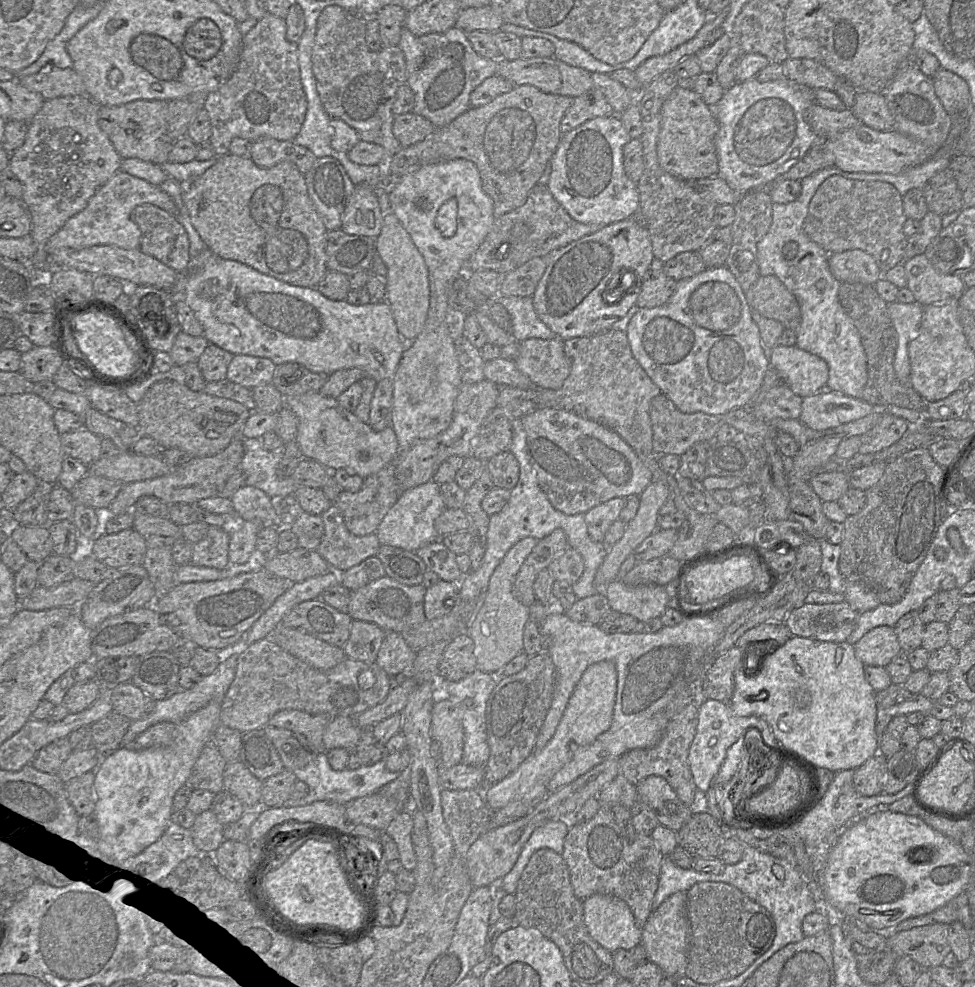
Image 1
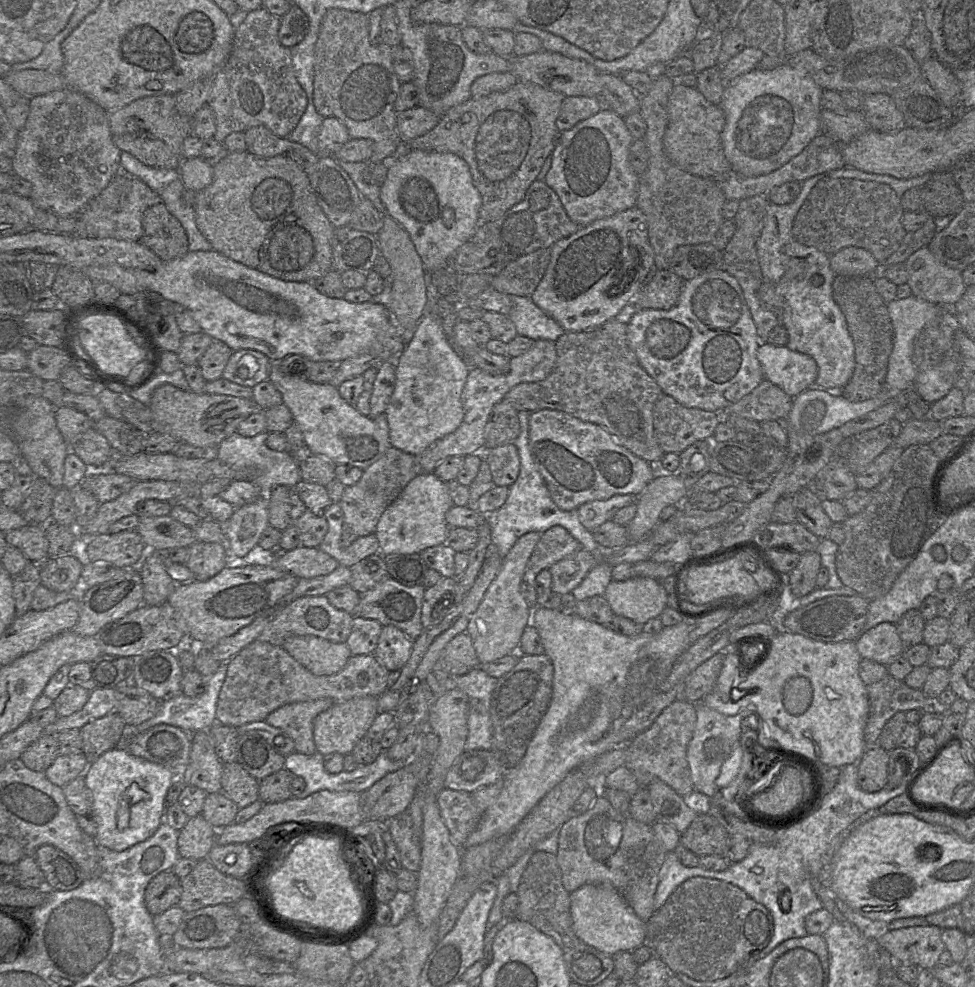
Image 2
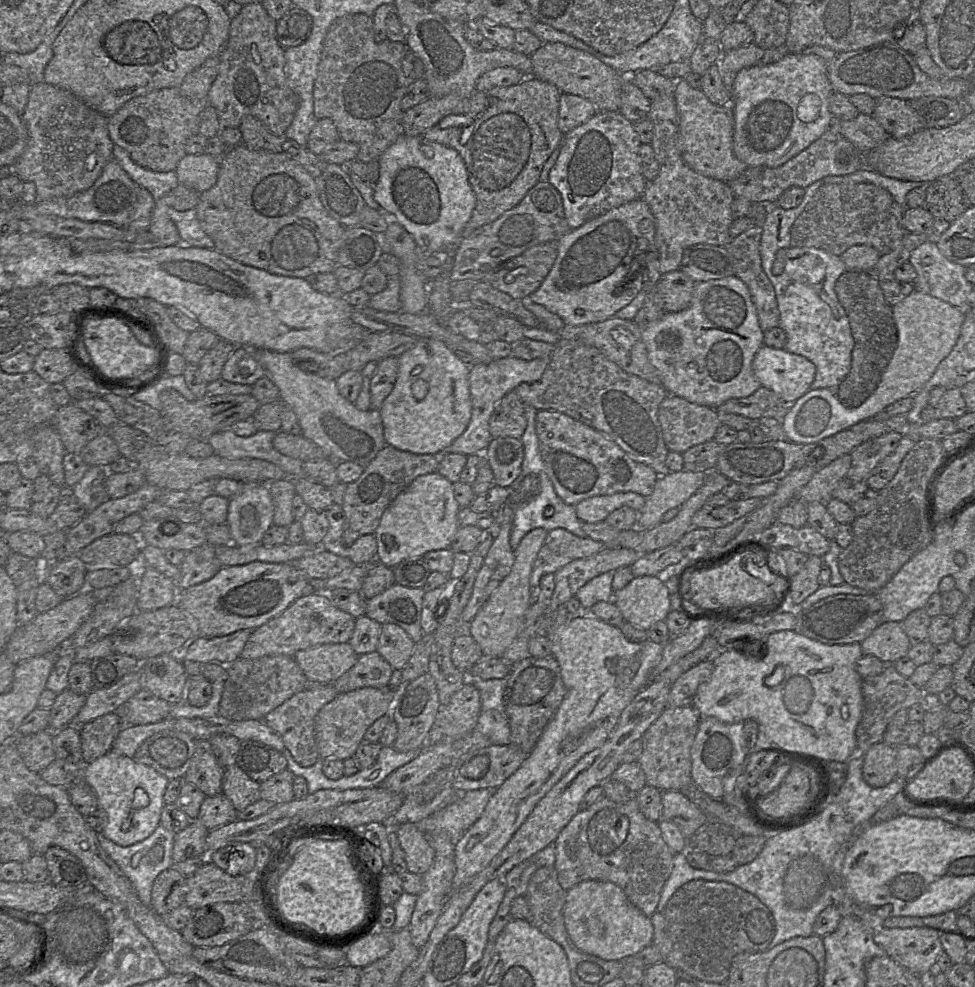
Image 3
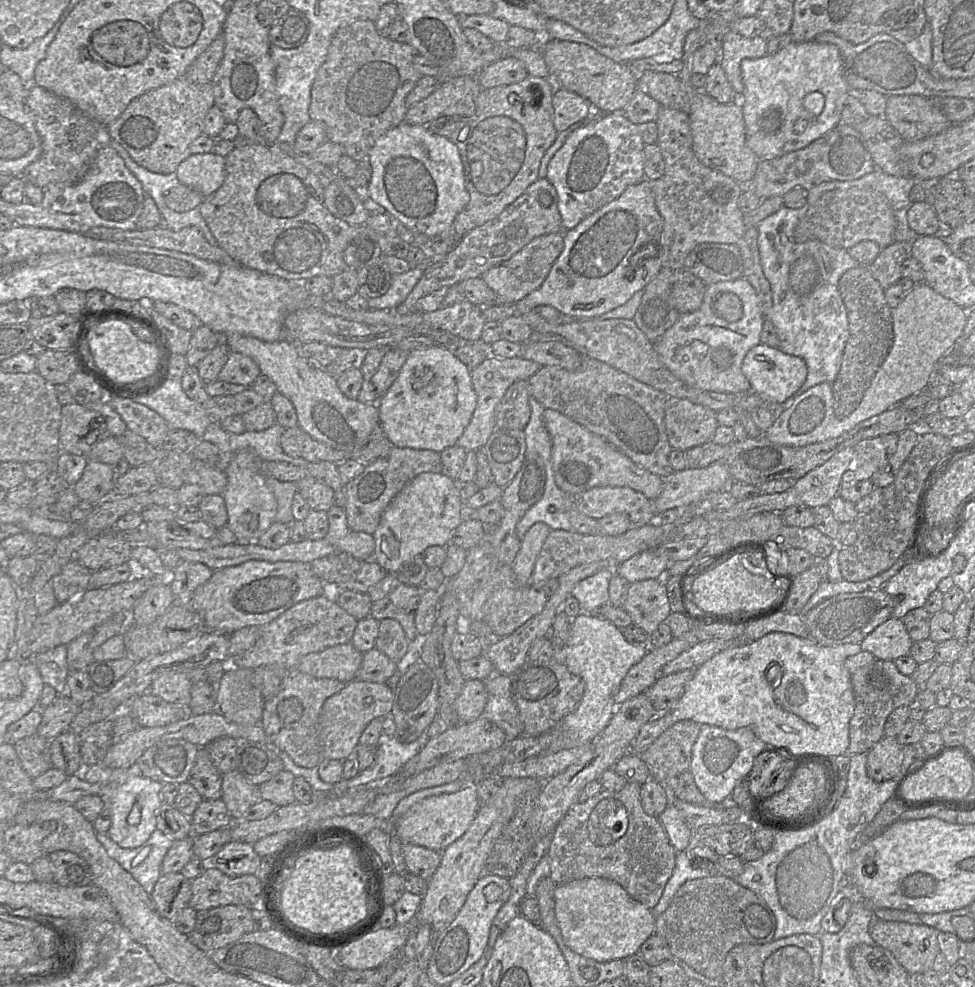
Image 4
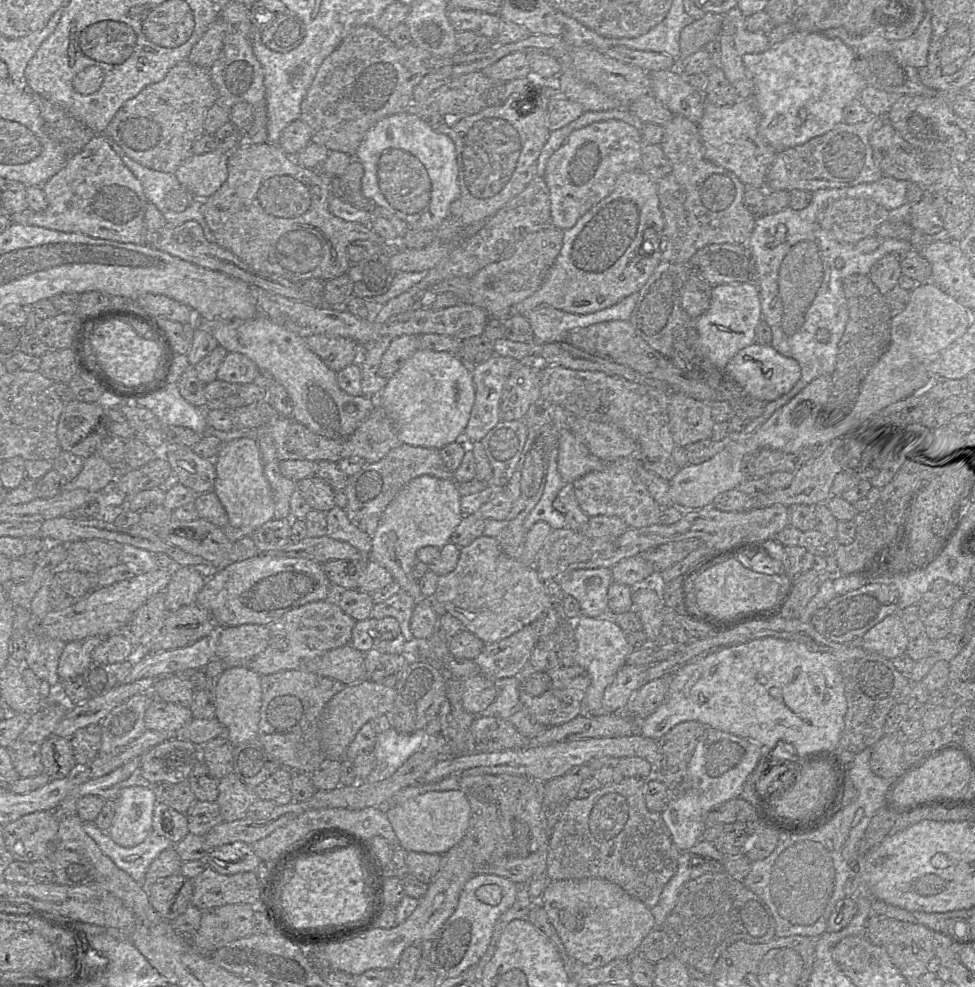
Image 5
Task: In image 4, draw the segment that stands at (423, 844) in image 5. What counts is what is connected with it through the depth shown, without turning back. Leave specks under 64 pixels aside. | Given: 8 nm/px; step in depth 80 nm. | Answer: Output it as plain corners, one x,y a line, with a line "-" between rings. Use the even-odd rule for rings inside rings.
466,784
455,793
430,796
415,803
394,821
394,834
399,837
402,844
414,844
442,852
466,833
480,807
474,785

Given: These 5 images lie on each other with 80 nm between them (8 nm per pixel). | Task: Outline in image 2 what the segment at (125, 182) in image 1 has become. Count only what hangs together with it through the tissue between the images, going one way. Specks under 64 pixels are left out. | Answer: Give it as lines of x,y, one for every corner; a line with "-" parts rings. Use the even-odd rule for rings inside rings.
128,177
128,196
125,200
125,206
118,210
118,211
114,211
114,210
107,210
107,209
98,209
98,208
88,208
86,207
77,217
78,217
78,221
76,222
76,232
74,234
67,234
67,235
74,235
74,236
79,236
82,238
115,238
115,239
119,239
119,240
129,240
129,241
141,241
142,236
143,236
143,226
142,226
142,217
144,212
151,206
161,203
162,199
160,197
160,195
155,192
154,190
152,190
147,184
145,184
143,181
141,181
140,179
136,178
136,177

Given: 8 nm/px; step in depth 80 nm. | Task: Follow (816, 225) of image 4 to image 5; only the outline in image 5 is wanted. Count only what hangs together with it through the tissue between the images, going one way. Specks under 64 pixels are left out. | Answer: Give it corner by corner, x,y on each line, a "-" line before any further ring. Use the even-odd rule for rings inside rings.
843,198
825,206
818,214
818,223
823,229
831,232
838,241
855,245
863,238
875,236
876,228
889,218
889,211
873,200

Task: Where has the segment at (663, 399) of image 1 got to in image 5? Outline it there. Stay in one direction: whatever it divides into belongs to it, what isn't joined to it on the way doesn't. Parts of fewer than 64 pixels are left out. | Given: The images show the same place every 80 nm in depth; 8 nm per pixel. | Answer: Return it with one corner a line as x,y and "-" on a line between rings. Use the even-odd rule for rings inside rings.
677,392
669,397
667,413
669,431
676,446
686,448
711,438
715,425
711,404

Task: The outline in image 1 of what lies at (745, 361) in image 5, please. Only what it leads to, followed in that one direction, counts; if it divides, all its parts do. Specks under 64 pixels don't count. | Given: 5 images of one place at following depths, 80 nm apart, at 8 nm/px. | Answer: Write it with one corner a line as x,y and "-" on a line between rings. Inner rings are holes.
775,346
770,351
769,363
781,381
802,398
826,388
829,378
826,361
797,346

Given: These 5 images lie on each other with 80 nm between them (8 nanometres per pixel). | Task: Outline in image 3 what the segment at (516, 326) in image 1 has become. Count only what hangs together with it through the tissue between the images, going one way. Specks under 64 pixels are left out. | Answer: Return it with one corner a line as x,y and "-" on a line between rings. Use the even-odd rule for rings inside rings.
529,299
520,300
525,307
531,311
540,321
541,326
537,328
524,328
524,337
555,344
559,340
558,331
566,326
563,320
556,314
547,310
544,306
531,302

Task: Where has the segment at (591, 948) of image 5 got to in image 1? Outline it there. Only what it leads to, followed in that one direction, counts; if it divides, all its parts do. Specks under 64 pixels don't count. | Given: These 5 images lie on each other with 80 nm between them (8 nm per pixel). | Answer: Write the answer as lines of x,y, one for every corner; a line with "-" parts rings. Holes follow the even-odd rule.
594,894
583,901
584,922
589,935
610,952
631,950
641,944
642,928
633,916
628,904
620,898
606,894

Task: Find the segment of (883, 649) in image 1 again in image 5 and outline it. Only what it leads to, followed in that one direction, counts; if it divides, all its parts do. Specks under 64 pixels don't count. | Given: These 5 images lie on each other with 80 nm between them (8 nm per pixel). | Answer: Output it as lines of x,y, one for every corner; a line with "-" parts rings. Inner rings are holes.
898,613
891,614
862,636
862,648
888,659
905,654
908,637

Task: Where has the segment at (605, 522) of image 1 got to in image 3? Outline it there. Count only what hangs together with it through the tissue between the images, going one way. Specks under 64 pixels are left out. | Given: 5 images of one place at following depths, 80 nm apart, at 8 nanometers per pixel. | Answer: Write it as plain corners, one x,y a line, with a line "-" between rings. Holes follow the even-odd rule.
617,492
584,499
575,505
575,510
580,521
597,523
604,521
611,512
623,506
639,513
645,505
645,499
635,492

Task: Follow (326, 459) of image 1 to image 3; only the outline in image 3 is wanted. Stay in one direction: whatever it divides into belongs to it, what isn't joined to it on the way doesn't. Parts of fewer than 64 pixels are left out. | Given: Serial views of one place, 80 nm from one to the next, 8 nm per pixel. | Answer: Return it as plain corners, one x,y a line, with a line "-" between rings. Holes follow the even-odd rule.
256,349
264,376
279,389
280,399
296,414
302,435
328,452
334,462
354,462
366,466
386,446
380,410
360,410
338,391
335,379
304,371
294,365
291,352

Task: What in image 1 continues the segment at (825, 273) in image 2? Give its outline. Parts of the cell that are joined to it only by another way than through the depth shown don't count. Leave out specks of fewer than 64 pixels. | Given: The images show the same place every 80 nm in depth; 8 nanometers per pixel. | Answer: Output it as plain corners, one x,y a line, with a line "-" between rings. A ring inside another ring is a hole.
947,139
934,157
899,174
844,172
835,166
824,168
800,181
802,189
796,200
786,204
772,204
771,226
757,244
759,273
760,276
776,276
796,297
801,310
801,322
795,331
796,346
826,361
829,368
829,378
826,385
828,389
860,398
860,393
868,378
867,357
857,328
839,302
840,282
830,271
829,254
813,242
803,230
812,197
818,187
831,176
841,176
851,180
887,182
892,184
903,197
910,189
922,189
930,178
949,168
950,160
955,154
958,154
955,143
948,142

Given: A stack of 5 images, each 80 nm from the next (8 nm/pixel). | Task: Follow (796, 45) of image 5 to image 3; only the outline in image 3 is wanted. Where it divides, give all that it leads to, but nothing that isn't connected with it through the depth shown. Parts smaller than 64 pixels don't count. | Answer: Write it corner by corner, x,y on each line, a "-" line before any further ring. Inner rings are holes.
788,53
772,64
758,63
741,69
732,87
735,127
733,152
748,167
781,166
821,137
835,119
829,109
829,99
834,89
827,75
826,61
816,54

